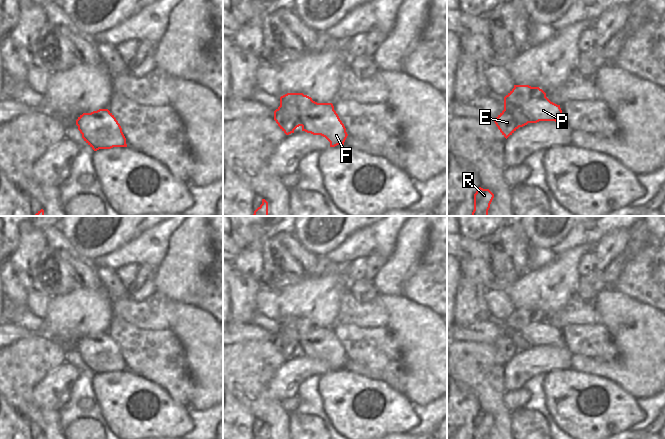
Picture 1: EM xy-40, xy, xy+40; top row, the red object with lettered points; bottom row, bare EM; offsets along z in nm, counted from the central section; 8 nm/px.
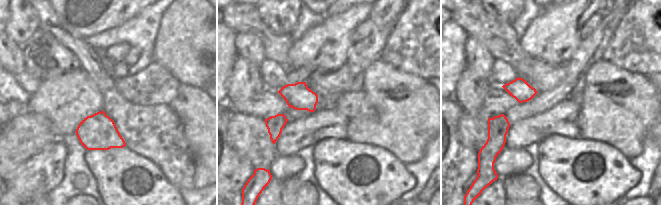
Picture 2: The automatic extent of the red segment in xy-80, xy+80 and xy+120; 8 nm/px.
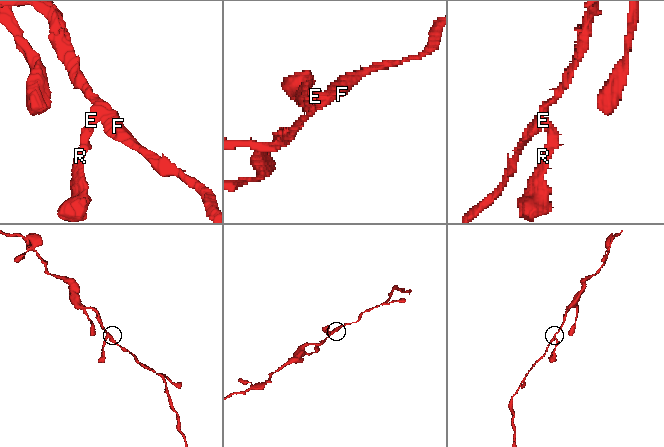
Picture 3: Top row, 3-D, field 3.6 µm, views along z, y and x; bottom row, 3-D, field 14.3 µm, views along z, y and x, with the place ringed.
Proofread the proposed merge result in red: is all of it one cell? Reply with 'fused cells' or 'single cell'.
fused cells

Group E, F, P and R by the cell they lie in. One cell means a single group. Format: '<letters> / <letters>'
E R / F P

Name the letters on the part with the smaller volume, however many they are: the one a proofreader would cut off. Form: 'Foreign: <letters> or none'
Foreign: E, R

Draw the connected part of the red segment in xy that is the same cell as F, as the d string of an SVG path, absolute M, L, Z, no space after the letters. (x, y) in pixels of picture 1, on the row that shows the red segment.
M304 95L296 104L302 131L325 137L330 147L344 145L348 134L332 103L317 103Z

